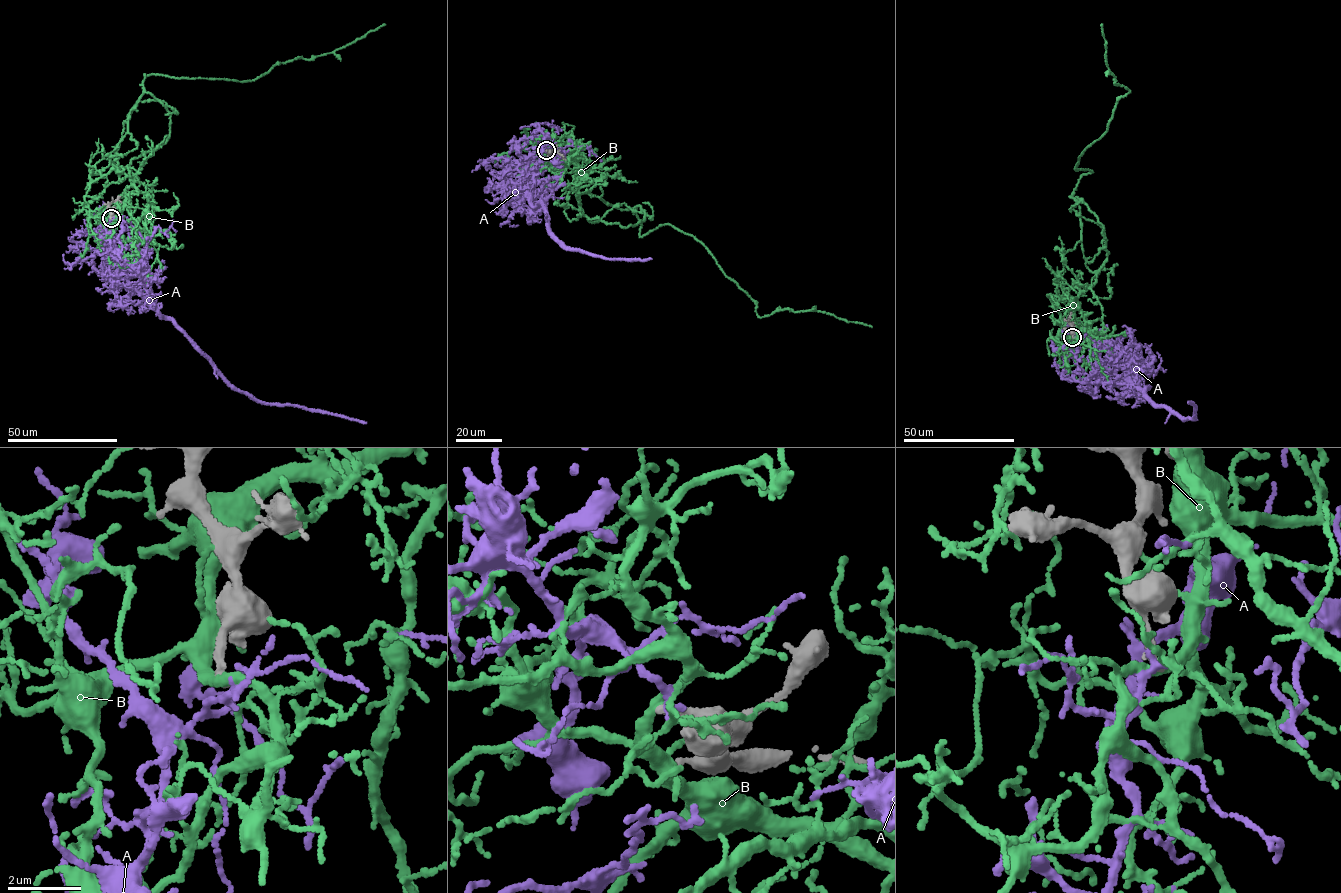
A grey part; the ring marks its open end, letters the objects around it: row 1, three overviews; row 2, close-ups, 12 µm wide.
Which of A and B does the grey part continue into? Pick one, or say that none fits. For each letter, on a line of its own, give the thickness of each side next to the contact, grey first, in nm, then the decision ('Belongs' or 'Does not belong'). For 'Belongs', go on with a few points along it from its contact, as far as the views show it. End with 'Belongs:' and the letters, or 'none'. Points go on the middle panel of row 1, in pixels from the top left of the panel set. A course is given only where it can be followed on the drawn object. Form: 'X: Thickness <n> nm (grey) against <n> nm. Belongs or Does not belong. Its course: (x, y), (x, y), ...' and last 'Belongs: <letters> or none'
A: Thickness 220 nm (grey) against 240 nm. Does not belong
B: Thickness 240 nm (grey) against 280 nm. Does not belong
Belongs: none

